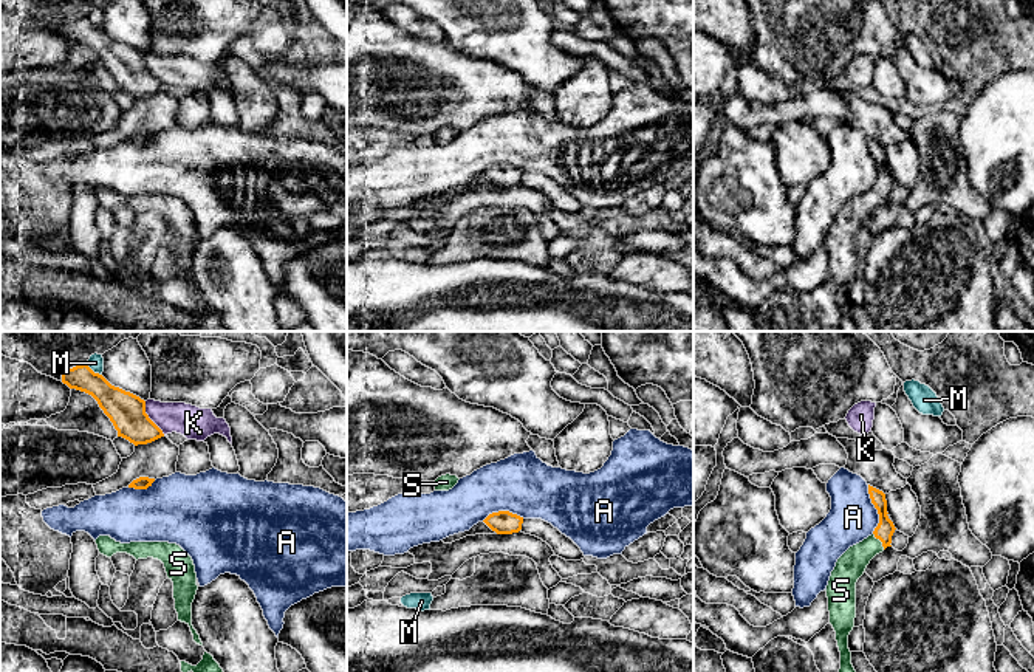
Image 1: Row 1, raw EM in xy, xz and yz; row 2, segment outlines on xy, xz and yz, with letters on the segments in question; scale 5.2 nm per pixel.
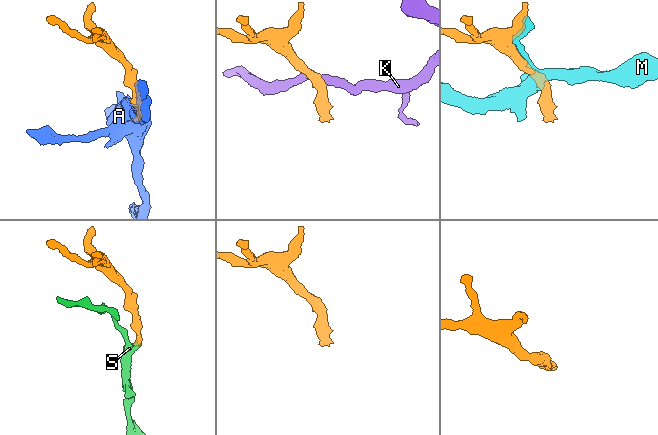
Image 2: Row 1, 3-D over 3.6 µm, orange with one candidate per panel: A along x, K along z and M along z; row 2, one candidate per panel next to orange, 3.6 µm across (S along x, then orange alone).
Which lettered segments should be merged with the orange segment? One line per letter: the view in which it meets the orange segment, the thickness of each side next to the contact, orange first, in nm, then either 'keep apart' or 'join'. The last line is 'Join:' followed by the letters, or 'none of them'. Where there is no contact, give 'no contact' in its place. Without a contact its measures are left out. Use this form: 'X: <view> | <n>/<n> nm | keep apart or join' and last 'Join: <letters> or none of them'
A: yz | 90/240 nm | keep apart
K: xy | 190/170 nm | keep apart
M: xy | 180/80 nm | keep apart
S: yz | 90/150 nm | join
Join: S

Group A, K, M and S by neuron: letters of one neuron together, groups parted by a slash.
A / K / M / S

